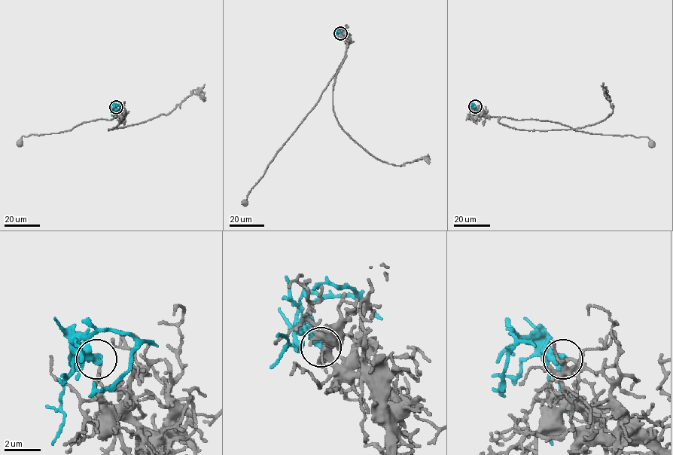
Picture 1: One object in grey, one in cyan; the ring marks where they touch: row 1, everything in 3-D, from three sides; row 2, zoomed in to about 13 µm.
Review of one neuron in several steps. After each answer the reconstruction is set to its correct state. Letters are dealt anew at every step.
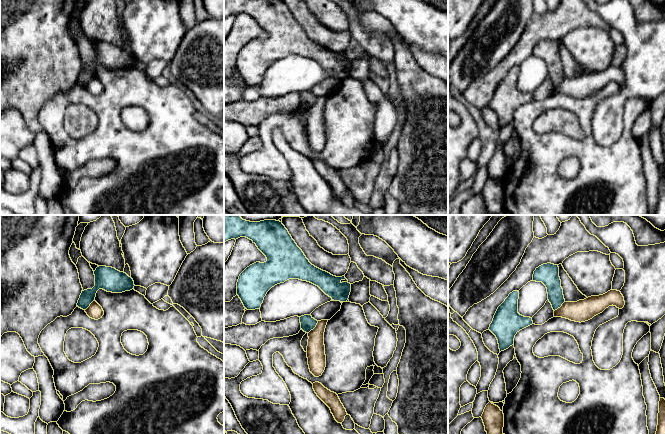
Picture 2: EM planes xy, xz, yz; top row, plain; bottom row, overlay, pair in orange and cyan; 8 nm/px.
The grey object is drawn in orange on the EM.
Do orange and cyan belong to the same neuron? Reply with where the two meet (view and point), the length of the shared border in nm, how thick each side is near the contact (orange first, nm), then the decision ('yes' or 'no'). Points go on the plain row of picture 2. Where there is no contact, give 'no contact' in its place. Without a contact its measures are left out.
xz (315, 103) | 130 nm | 150/120 nm | no

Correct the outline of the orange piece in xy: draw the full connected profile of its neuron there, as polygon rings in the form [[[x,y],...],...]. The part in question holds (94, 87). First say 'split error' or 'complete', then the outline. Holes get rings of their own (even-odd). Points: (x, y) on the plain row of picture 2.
complete | [[[95,76],[90,80],[85,88],[90,94],[95,96],[102,94],[102,92],[104,91],[102,83]]]

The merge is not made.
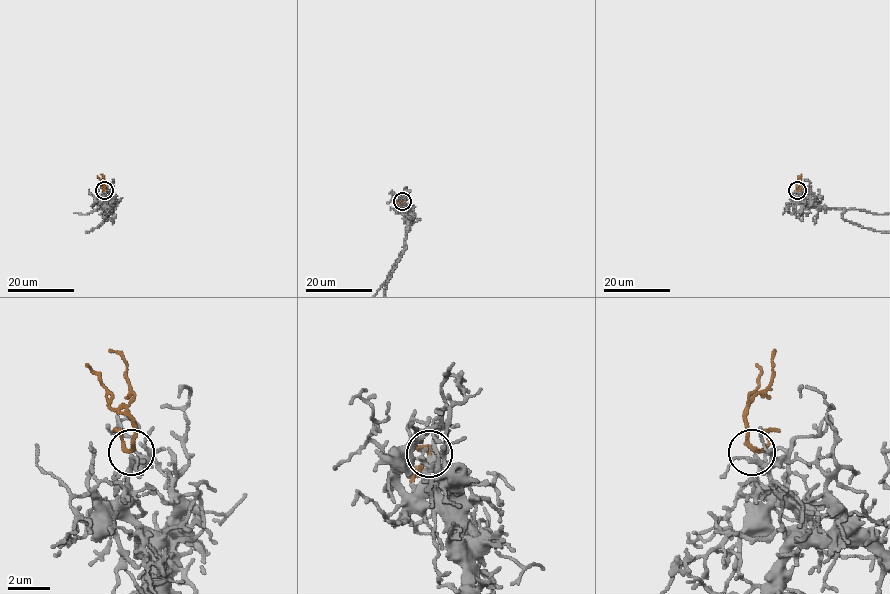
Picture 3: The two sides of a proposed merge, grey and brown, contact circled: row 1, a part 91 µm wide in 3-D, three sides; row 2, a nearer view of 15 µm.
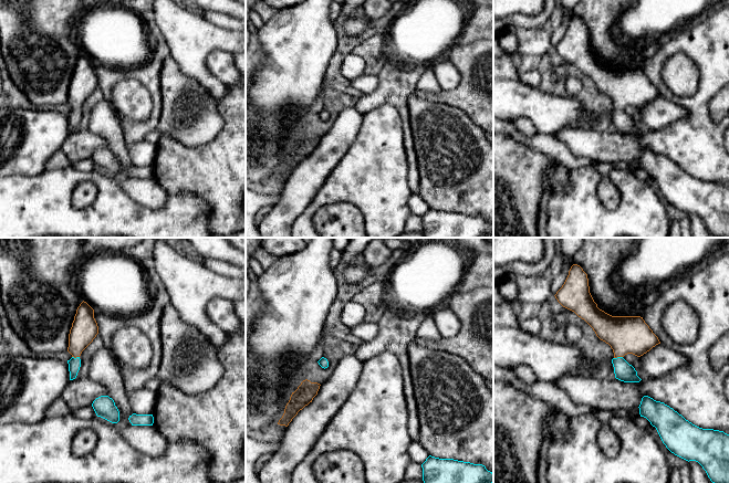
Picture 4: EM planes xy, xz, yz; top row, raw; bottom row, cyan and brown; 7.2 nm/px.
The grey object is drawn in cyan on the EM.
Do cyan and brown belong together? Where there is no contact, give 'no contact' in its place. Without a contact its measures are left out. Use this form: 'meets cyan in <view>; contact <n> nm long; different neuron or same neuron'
meets cyan in yz; contact 70 nm long; same neuron

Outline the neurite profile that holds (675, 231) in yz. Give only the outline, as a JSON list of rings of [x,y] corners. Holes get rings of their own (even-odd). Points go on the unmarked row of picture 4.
[[[679,220],[671,221],[670,230],[668,232],[668,238],[681,238],[680,221]]]

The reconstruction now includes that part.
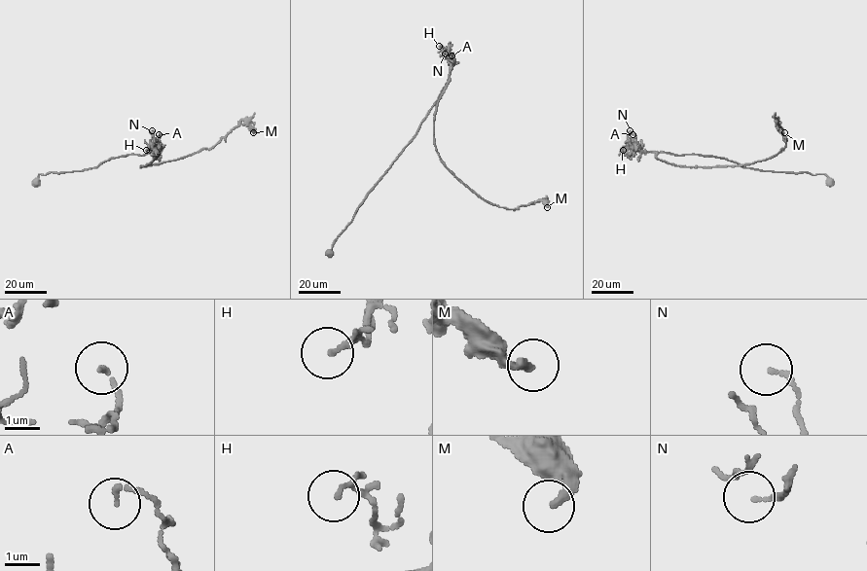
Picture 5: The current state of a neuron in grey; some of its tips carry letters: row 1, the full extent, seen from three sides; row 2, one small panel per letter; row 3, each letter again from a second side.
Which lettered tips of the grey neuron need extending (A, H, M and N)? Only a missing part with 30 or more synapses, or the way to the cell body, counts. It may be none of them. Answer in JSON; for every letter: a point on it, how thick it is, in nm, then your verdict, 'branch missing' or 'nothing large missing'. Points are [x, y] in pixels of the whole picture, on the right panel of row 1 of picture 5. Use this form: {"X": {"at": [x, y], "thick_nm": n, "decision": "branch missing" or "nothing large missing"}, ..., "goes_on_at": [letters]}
{"A": {"at": [632, 134], "thick_nm": 140, "decision": "nothing large missing"}, "H": {"at": [623, 150], "thick_nm": 110, "decision": "nothing large missing"}, "M": {"at": [784, 132], "thick_nm": 280, "decision": "nothing large missing"}, "N": {"at": [630, 130], "thick_nm": 110, "decision": "nothing large missing"}, "goes_on_at": []}

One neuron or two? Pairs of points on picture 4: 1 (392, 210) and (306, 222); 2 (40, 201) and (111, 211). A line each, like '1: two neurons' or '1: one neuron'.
1: one neuron
2: one neuron

